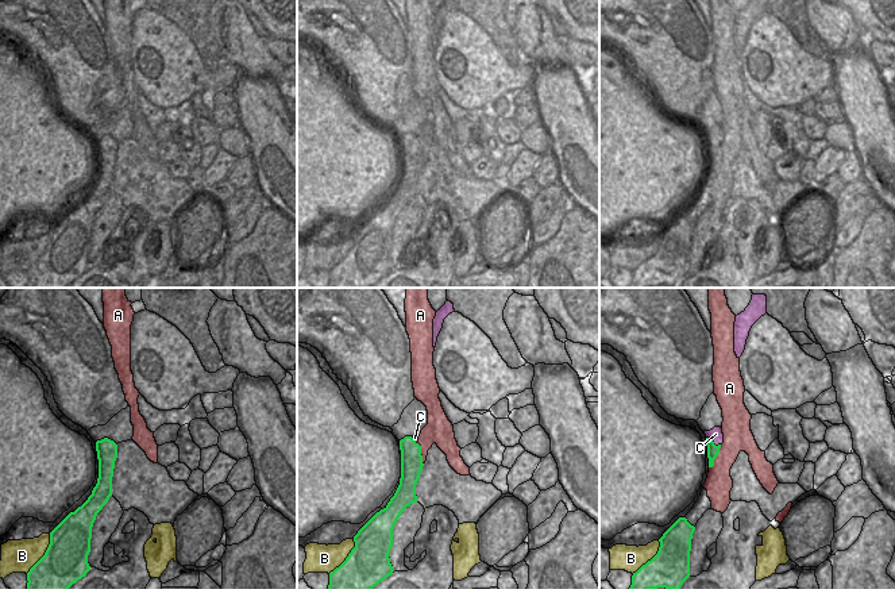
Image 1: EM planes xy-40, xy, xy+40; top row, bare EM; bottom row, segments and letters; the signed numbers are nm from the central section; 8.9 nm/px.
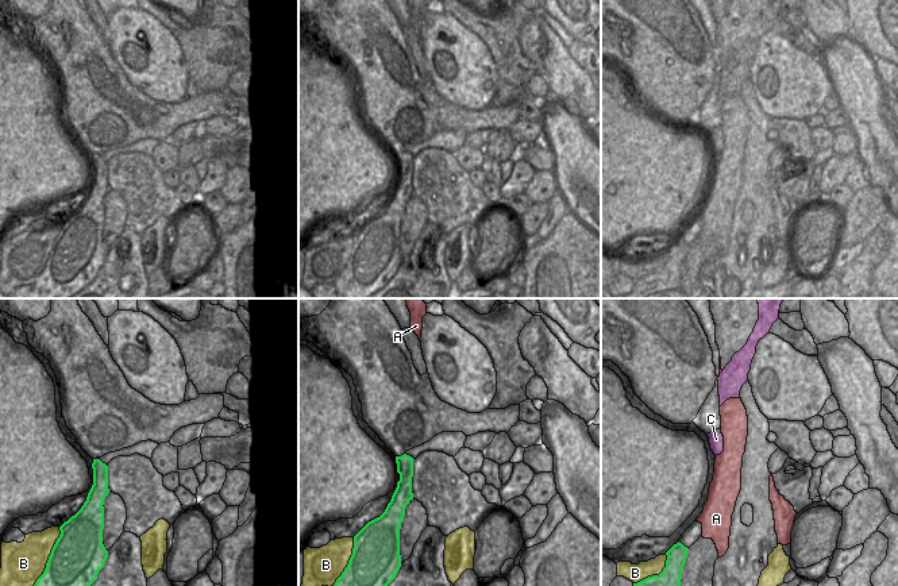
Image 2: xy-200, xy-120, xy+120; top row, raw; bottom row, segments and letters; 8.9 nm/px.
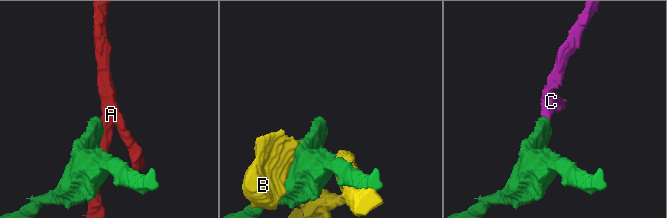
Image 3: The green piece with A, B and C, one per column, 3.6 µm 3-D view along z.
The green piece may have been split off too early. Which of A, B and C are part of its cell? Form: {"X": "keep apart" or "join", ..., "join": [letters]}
{"A": "keep apart", "B": "keep apart", "C": "keep apart", "join": []}

